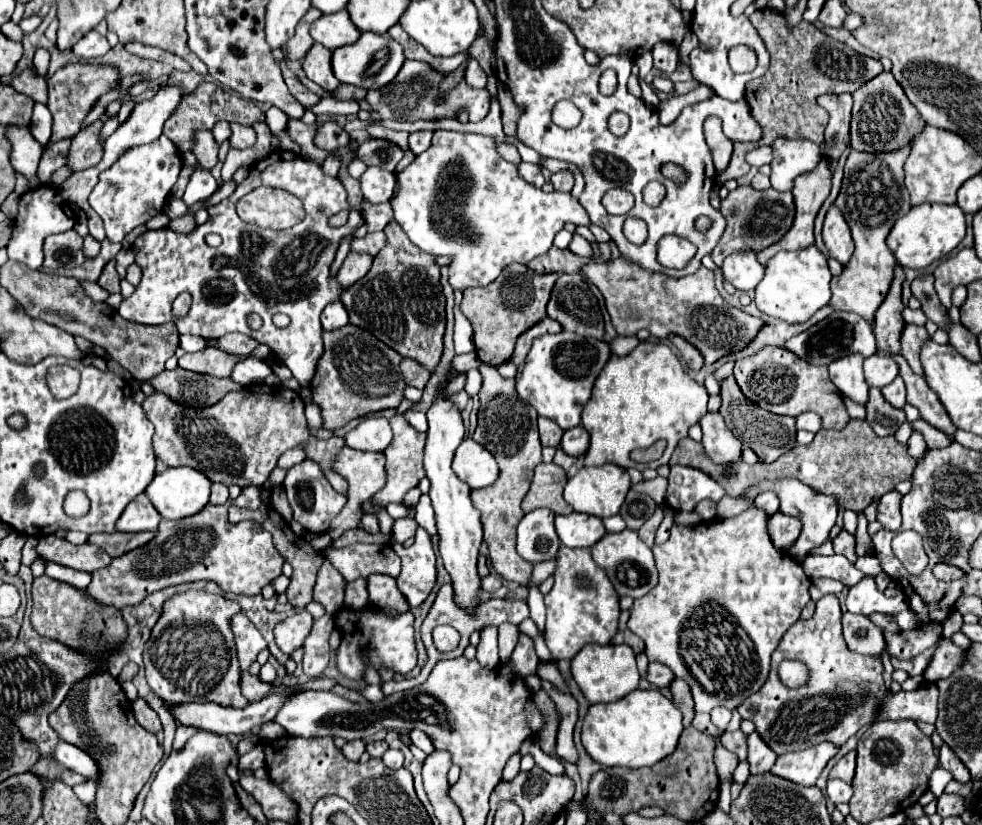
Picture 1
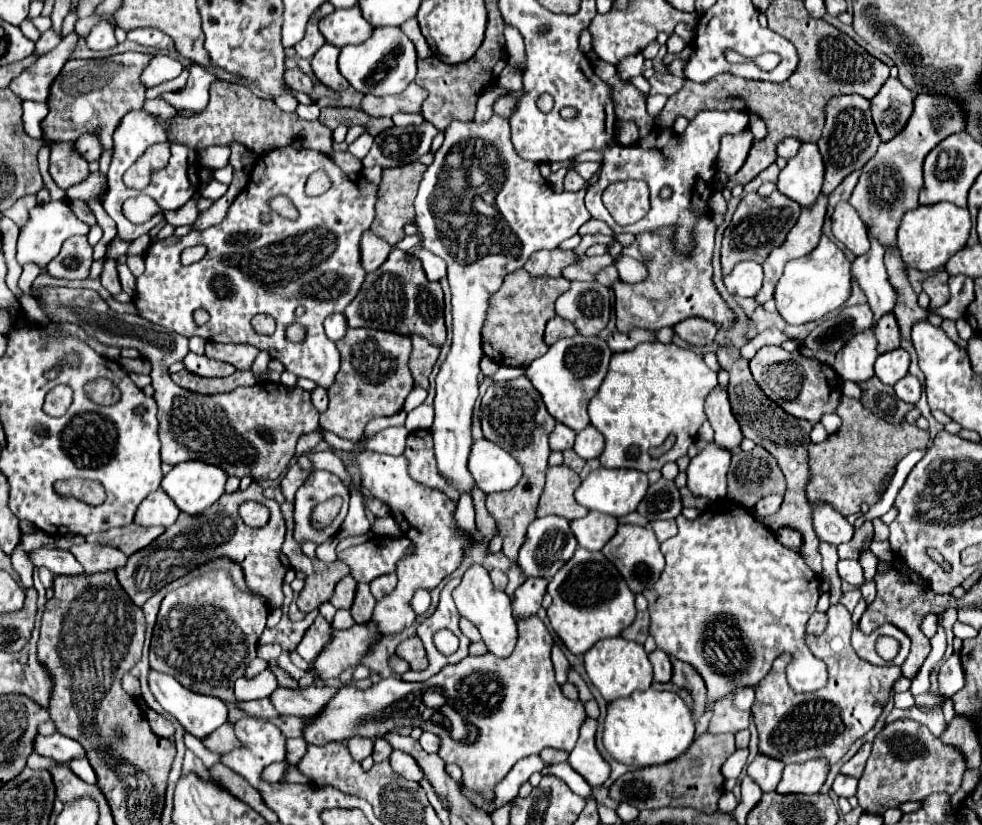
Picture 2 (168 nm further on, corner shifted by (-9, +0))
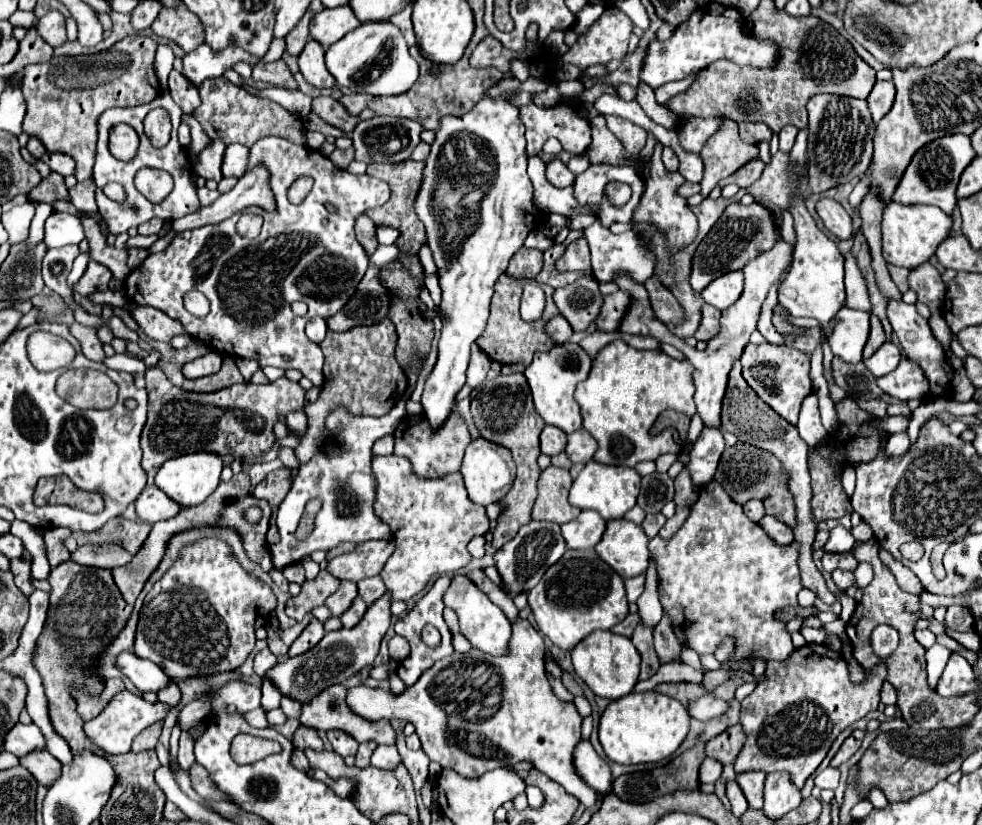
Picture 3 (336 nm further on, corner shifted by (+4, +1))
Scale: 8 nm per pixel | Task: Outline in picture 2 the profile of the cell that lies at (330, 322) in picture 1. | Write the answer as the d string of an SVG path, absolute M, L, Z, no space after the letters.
M331 314L329 318L327 318L327 322L325 322L325 334L327 334L327 338L331 338L331 340L341 340L343 336L345 336L345 332L347 332L347 318L345 318L345 314Z

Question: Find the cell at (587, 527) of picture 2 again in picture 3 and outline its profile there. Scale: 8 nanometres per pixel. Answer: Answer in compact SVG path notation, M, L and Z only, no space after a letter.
M582 511L574 521L562 525L562 535L568 549L594 547L606 529L606 521L596 511Z

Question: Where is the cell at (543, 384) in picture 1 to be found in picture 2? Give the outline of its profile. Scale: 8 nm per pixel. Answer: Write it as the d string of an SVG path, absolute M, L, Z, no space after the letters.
M577 334L573 338L563 338L563 340L557 340L555 344L551 344L547 354L533 360L525 368L525 376L529 376L529 382L541 394L549 414L557 422L579 432L585 426L589 426L587 404L597 394L597 390L607 374L611 354L613 352L609 350L609 346L603 338L599 338L599 336L587 338L587 336Z

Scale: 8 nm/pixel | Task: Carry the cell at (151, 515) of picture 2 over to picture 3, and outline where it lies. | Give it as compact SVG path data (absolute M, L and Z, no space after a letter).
M156 485L146 487L140 497L136 499L136 513L148 521L148 523L156 523L156 521L164 521L174 517L178 511L182 509L180 503L172 501L164 491L160 491Z

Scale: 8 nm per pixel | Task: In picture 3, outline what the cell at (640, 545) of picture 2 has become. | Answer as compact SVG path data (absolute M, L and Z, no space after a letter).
M614 519L608 521L604 537L596 545L596 553L622 579L630 579L644 573L648 567L648 537L636 523L626 519Z

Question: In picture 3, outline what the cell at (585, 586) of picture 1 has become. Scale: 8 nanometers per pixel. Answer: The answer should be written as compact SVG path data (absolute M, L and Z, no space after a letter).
M594 549L572 551L554 563L542 581L528 593L528 605L538 629L560 649L574 649L596 629L612 629L628 615L628 601L622 577L606 565Z

